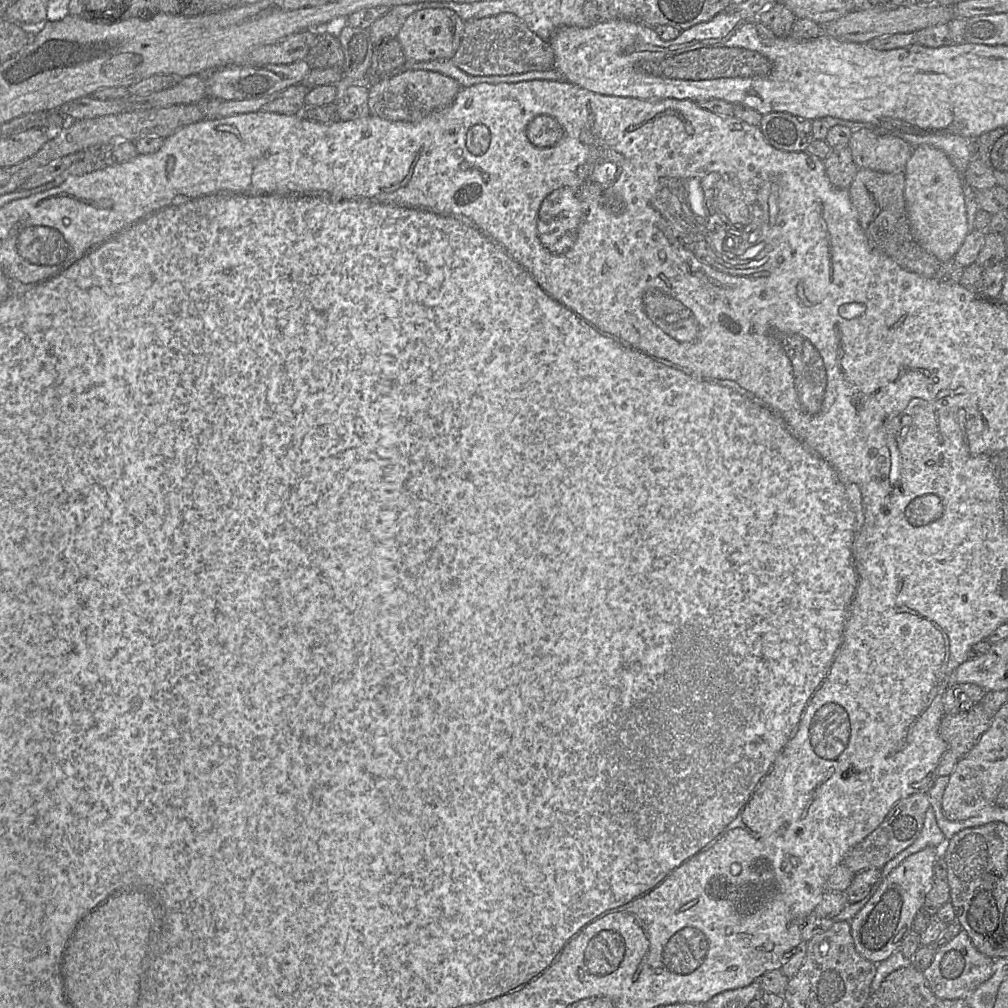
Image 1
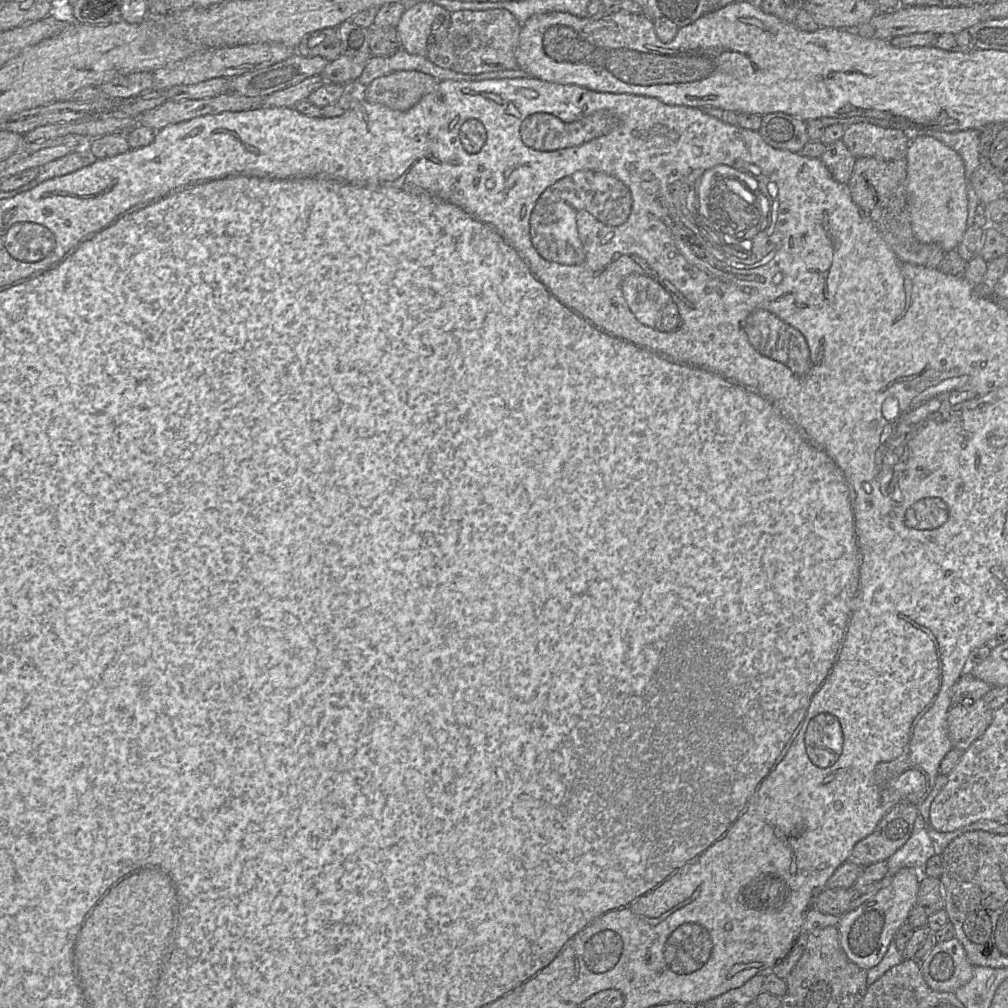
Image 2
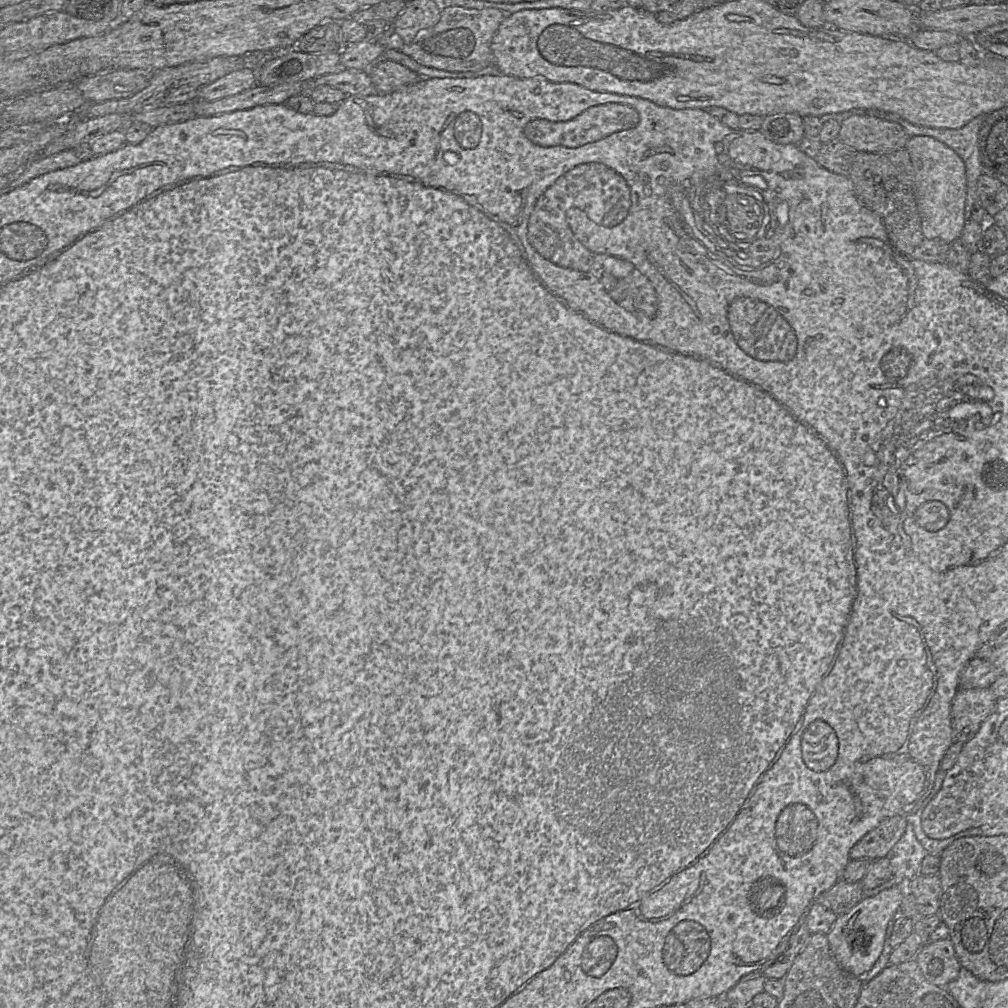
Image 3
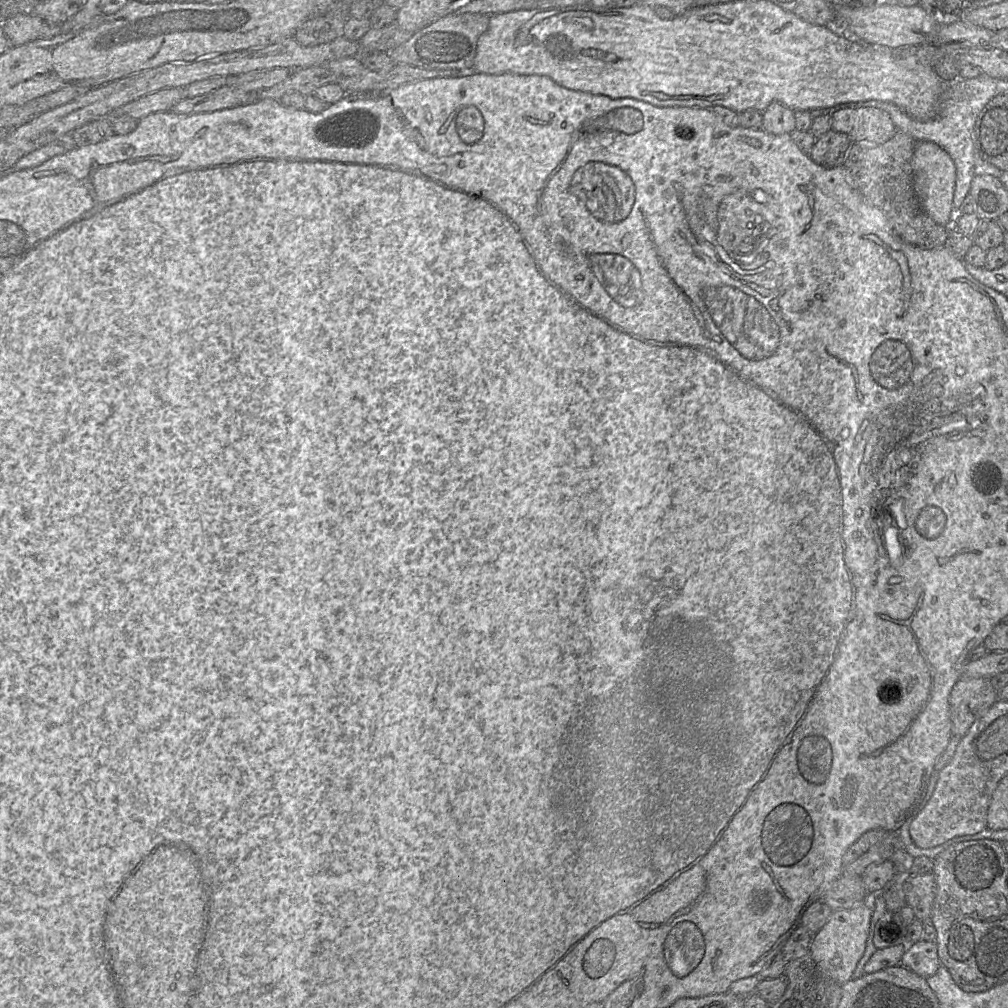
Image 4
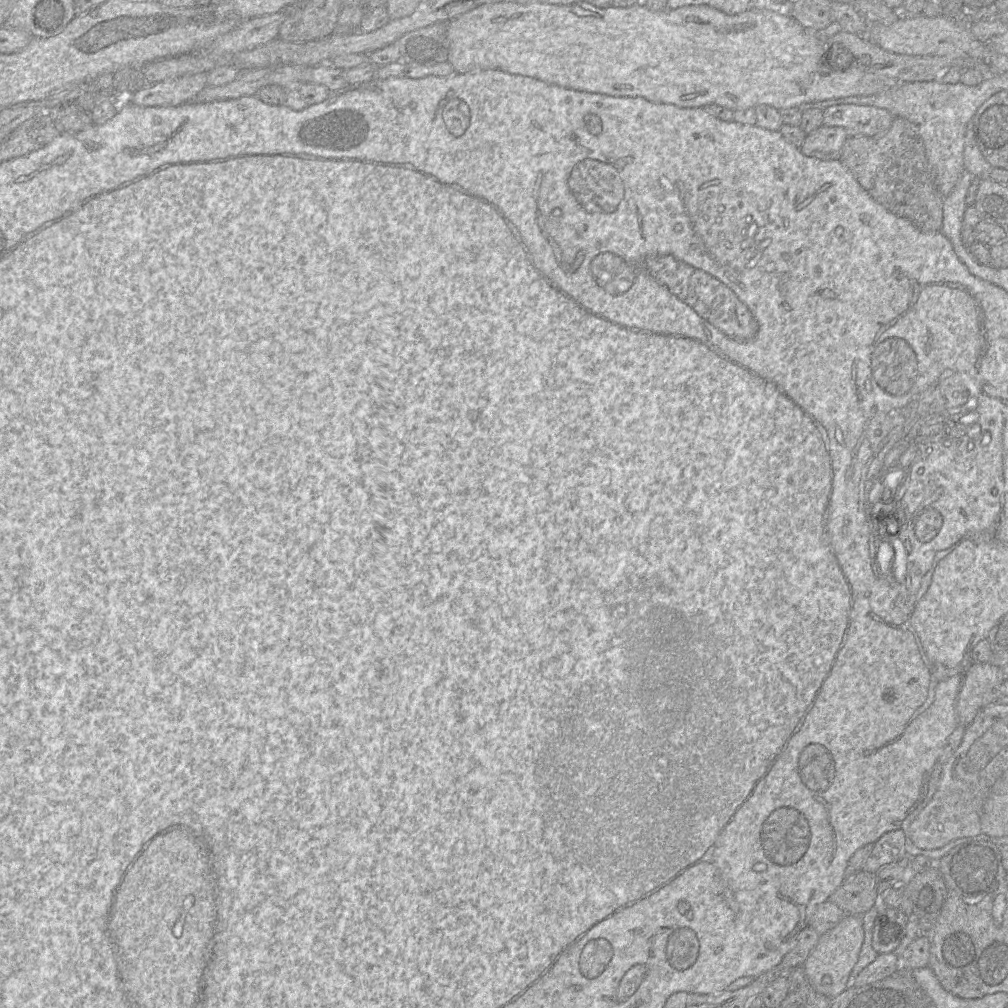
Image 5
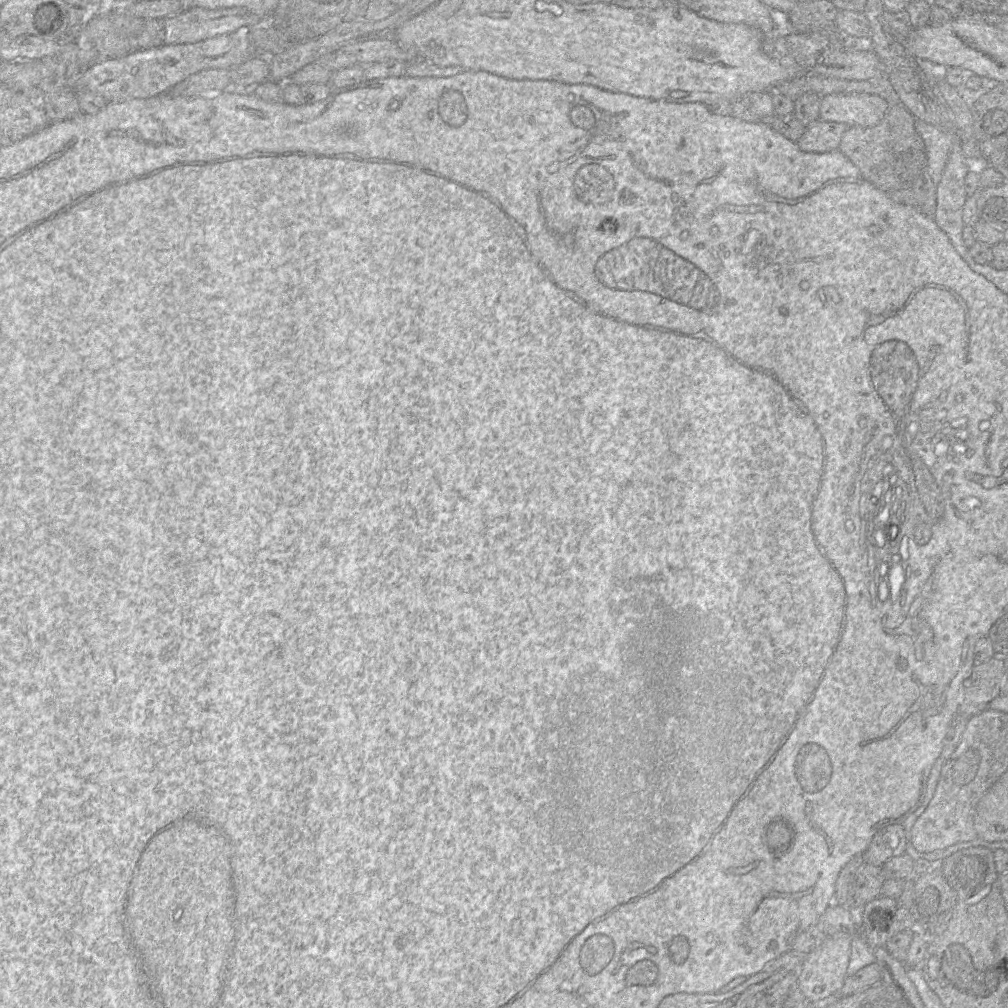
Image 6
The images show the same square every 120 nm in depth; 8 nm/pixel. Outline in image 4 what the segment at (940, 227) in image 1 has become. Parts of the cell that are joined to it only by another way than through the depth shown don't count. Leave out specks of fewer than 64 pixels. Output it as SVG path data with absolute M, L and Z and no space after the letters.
M917 141L912 157L914 184L917 196L927 214L939 225L951 227L956 214L953 199L956 184L956 166L950 155L929 141Z

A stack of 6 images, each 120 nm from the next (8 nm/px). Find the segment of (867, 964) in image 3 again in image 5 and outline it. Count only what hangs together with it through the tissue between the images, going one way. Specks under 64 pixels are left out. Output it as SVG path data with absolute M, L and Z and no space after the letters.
M845 915L834 928L820 935L816 947L802 965L815 991L832 999L851 985L851 971L858 960L863 939L862 919L857 915Z

